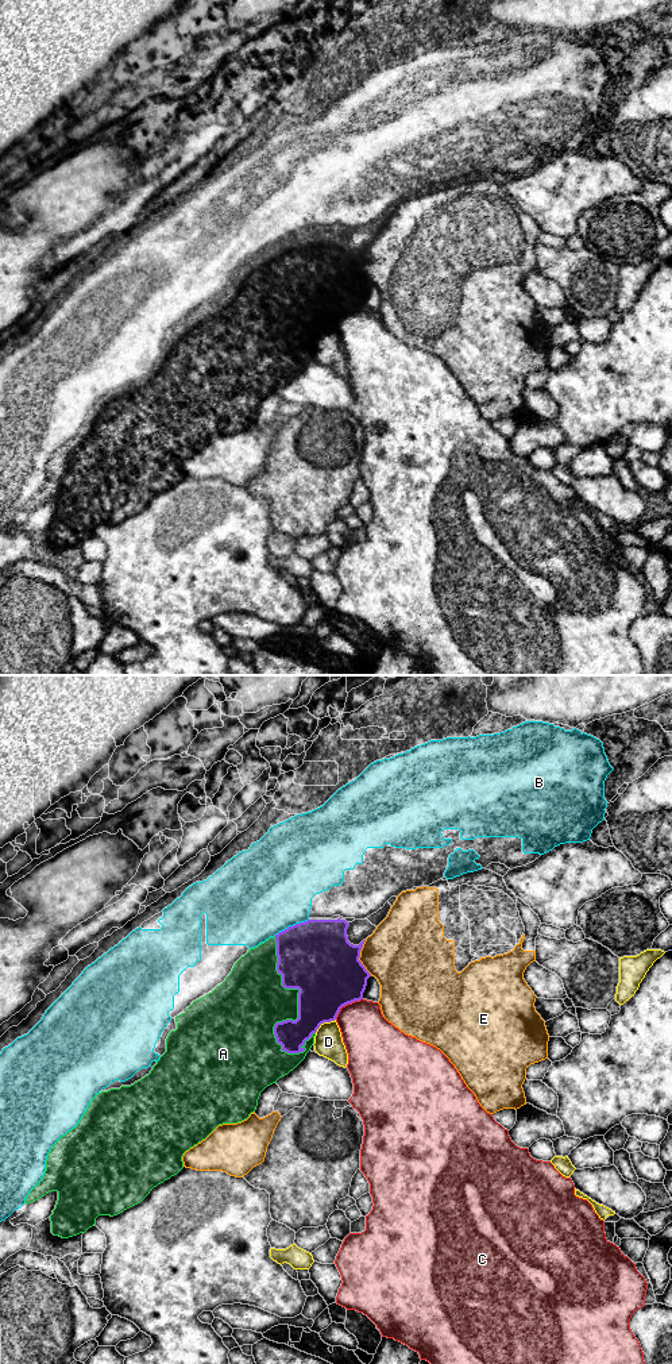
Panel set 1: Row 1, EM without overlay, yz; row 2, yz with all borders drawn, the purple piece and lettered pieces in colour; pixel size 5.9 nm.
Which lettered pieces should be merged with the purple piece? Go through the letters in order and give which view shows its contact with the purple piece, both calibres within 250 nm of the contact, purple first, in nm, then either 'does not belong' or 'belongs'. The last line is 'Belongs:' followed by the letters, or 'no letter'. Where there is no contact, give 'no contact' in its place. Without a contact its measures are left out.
A: meets purple in yz; 400 nm thick on the purple side, 360 nm on the other; belongs
B: meets purple in yz; 440 nm thick on the purple side, 480 nm on the other; does not belong
C: meets purple in yz; 420 nm thick on the purple side, 300 nm on the other; does not belong
D: meets purple in yz; 360 nm thick on the purple side, 170 nm on the other; does not belong
E: meets purple in yz; 420 nm thick on the purple side, 420 nm on the other; does not belong
Belongs: A

